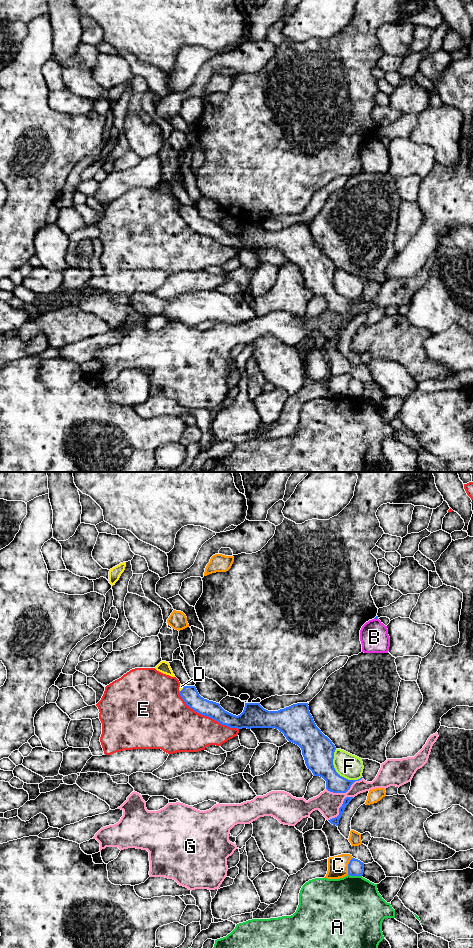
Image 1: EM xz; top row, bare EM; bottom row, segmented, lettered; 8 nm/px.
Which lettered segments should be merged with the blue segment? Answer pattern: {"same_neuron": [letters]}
{"same_neuron": ["D"]}

